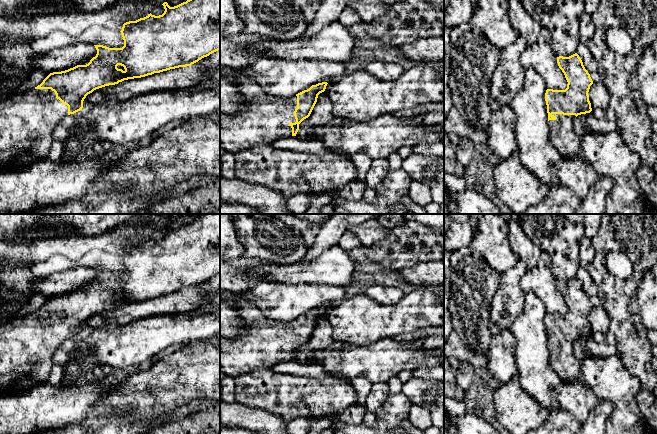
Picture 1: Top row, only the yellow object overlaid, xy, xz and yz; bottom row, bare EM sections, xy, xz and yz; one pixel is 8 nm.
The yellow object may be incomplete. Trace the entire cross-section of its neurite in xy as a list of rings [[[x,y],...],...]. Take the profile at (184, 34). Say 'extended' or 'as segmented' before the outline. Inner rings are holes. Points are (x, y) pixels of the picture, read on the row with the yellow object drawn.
extended; [[[187,0],[174,7],[170,7],[167,2],[162,5],[165,9],[162,15],[155,16],[150,13],[144,18],[123,24],[120,31],[124,40],[122,48],[94,45],[97,54],[88,64],[50,73],[37,87],[12,94],[0,101],[0,170],[23,168],[46,159],[55,141],[54,129],[68,115],[82,110],[84,99],[94,90],[128,79],[191,66],[220,50],[220,0]]]

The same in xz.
extended; [[[223,75],[231,84],[238,87],[243,101],[247,107],[236,114],[220,113],[220,142],[226,152],[237,154],[257,145],[296,136],[299,124],[308,118],[317,102],[318,95],[325,91],[327,82],[312,85],[295,96],[289,98],[278,98],[265,93],[262,87],[248,77],[236,75]]]

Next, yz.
extended; [[[577,53],[569,57],[559,56],[557,63],[568,84],[565,90],[546,90],[545,101],[548,113],[549,139],[562,158],[576,158],[581,155],[582,140],[575,132],[574,120],[578,115],[592,111],[588,92],[593,81]]]

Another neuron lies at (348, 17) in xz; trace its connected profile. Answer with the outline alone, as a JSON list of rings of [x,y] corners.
[[[347,6],[339,16],[339,22],[346,27],[350,27],[363,21],[357,11]]]

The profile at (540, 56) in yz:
[[[541,27],[536,42],[525,48],[520,61],[524,68],[533,68],[540,75],[547,89],[565,90],[567,88],[568,82],[558,66],[551,33],[547,28]]]

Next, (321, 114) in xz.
[[[331,82],[327,84],[325,91],[318,95],[317,102],[310,116],[299,124],[299,130],[296,134],[297,138],[301,140],[307,140],[309,138],[307,133],[308,129],[324,126],[334,118],[332,113],[333,105],[327,95],[330,86]]]

